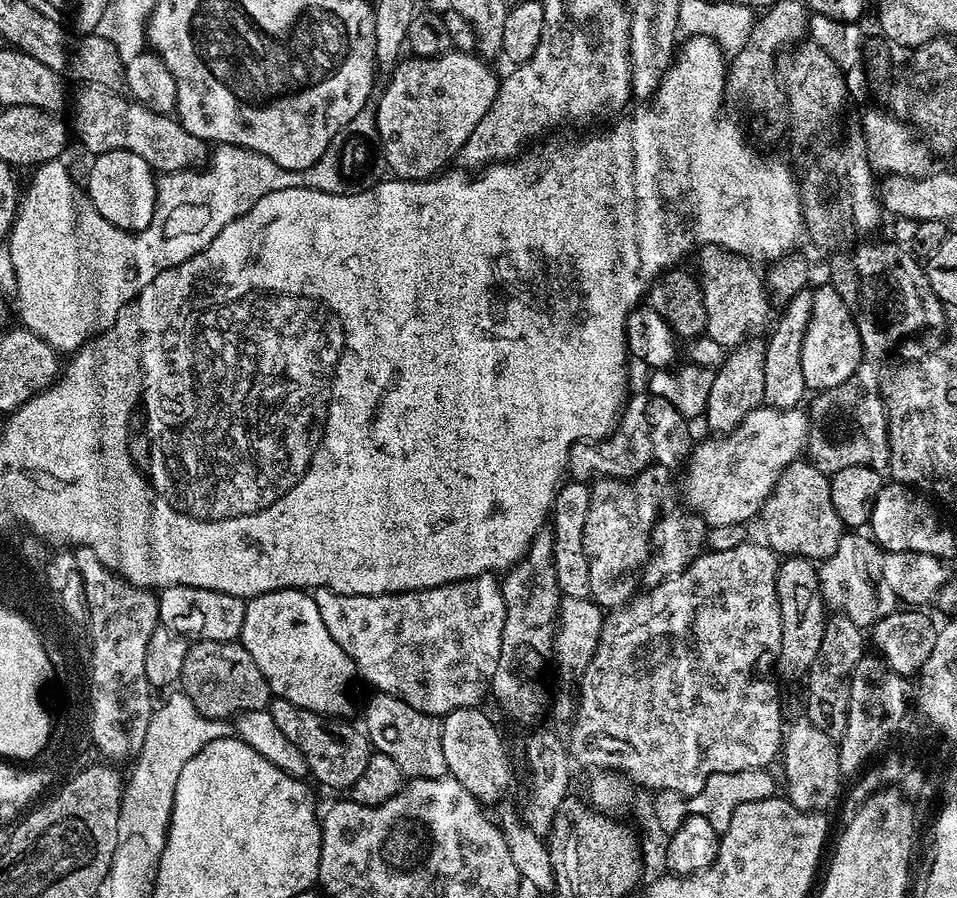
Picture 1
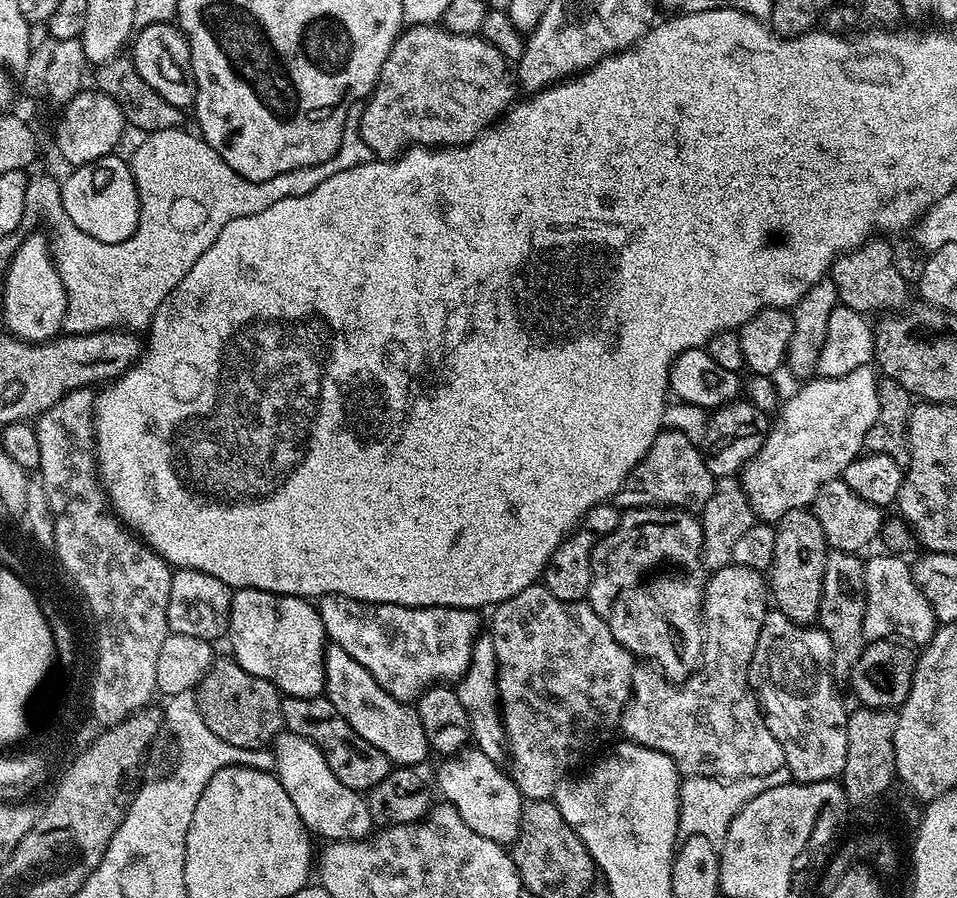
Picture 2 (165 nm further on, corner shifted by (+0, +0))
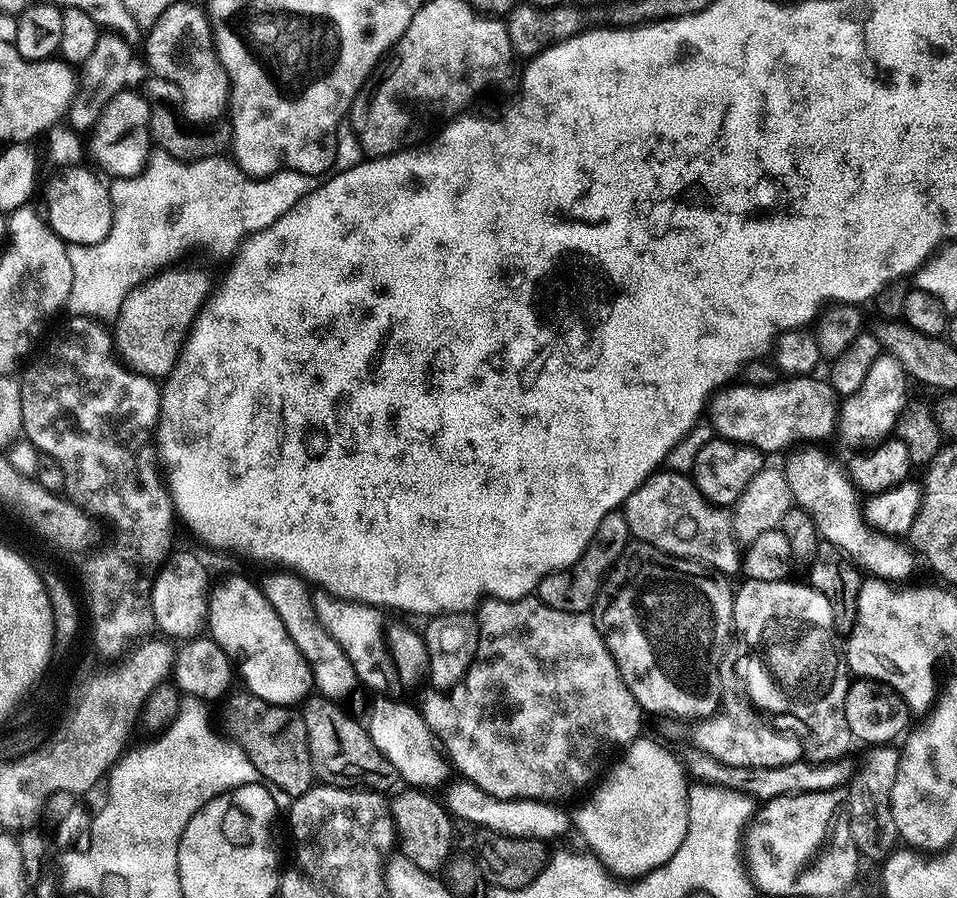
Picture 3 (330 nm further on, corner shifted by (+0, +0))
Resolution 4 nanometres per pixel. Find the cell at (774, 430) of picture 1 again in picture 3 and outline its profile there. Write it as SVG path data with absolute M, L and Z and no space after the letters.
M882 354L874 358L874 366L870 366L870 374L866 374L862 386L854 390L854 394L843 397L838 408L838 437L852 450L860 450L865 446L875 446L895 429L896 420L905 404L909 403L909 377L899 364L898 359Z

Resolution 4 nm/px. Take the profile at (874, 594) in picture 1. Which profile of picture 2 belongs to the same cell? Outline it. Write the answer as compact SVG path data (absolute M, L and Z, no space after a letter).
M883 554L884 556L872 556L867 557L864 560L864 581L866 582L866 614L864 615L864 638L865 641L871 642L873 640L890 640L895 638L900 642L907 642L912 646L923 646L932 641L932 635L935 634L938 621L934 610L930 606L930 602L926 602L926 594L922 594L922 590L914 582L912 577L912 569L910 567L909 561L904 561L905 557L900 554Z

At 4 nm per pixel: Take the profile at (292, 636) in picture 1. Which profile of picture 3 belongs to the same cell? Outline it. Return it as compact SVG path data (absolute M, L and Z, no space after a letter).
M232 576L224 580L220 585L213 587L208 593L208 622L207 631L216 645L228 655L235 671L244 679L243 687L253 696L262 698L271 704L286 704L296 706L301 703L313 691L312 671L302 658L298 646L294 644L290 634L286 632L286 626L282 624L282 618L276 613L276 608L264 597L263 587L244 576Z

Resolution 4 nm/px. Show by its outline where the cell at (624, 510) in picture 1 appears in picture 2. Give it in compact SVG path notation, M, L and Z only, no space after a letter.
M657 506L655 508L629 508L621 511L620 521L615 530L608 536L599 537L595 548L592 549L592 577L590 578L590 590L586 597L587 603L591 604L598 614L598 618L602 618L602 622L606 622L606 626L610 626L610 634L614 634L616 641L625 650L631 652L633 657L640 659L641 656L644 659L641 661L655 666L664 679L673 682L683 682L696 671L706 647L706 628L702 623L702 609L706 595L706 569L702 559L703 547L704 535L700 529L699 519L691 511Z

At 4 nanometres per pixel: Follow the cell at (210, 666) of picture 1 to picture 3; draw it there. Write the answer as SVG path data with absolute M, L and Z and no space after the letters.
M240 690L237 696L231 696L223 701L223 731L227 739L247 754L250 762L254 762L254 766L260 771L261 777L273 789L281 788L288 798L304 795L311 790L314 786L314 773L303 715L295 707L271 704L247 690Z

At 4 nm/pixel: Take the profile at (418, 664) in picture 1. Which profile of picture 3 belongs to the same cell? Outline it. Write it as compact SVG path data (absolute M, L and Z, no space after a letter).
M323 590L312 593L314 614L318 614L318 622L326 626L326 634L342 646L346 658L350 658L350 666L354 666L356 679L376 694L388 694L392 687L397 687L396 667L392 664L392 653L386 643L386 624L380 621L381 609L375 604L359 604L357 600L343 600Z

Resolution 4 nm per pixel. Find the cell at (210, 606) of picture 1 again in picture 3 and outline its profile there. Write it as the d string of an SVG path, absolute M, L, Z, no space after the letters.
M173 551L151 583L152 609L157 629L176 642L187 642L199 637L208 622L209 591L208 572L203 562L192 552Z

